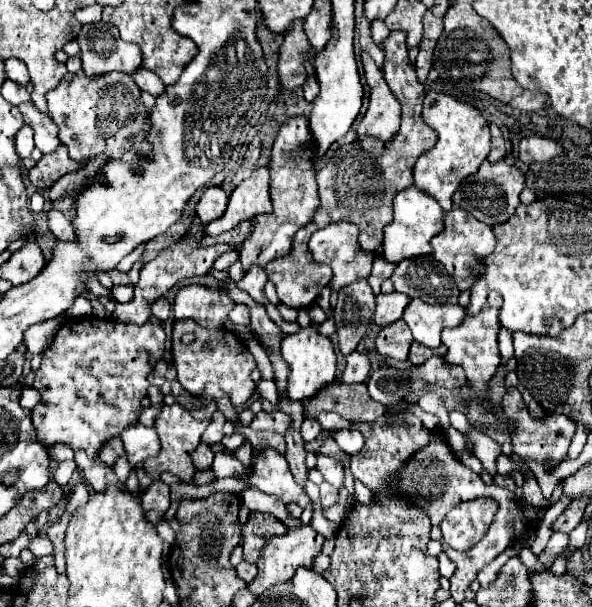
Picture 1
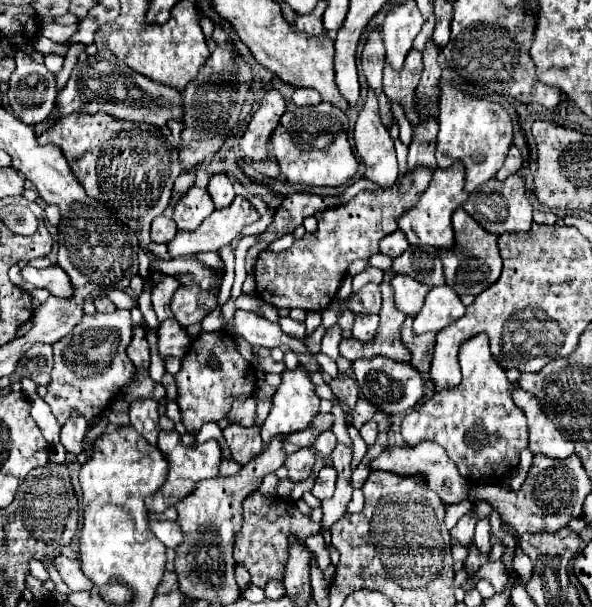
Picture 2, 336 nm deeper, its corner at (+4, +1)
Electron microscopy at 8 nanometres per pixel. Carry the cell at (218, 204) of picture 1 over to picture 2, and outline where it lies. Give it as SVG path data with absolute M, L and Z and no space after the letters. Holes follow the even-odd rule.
M214 174L208 184L208 192L216 208L226 208L234 200L234 188L232 188L232 180L228 178L228 174Z

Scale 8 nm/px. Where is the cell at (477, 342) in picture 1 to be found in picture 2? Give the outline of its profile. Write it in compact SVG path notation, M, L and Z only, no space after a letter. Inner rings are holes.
M478 334L460 346L460 368L462 384L434 394L406 414L400 426L402 436L408 446L416 446L422 440L440 444L472 484L502 484L516 470L520 452L528 446L526 416L512 400L514 386L494 362L486 334Z

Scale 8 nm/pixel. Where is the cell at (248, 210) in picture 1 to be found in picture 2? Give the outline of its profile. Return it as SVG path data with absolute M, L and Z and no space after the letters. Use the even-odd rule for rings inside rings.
M236 196L234 202L222 210L214 210L212 216L208 216L196 230L192 232L176 232L174 240L168 242L168 254L172 258L178 258L178 256L192 256L192 254L198 254L198 252L218 252L222 246L230 244L240 232L244 226L256 222L260 218L258 210L244 198Z

